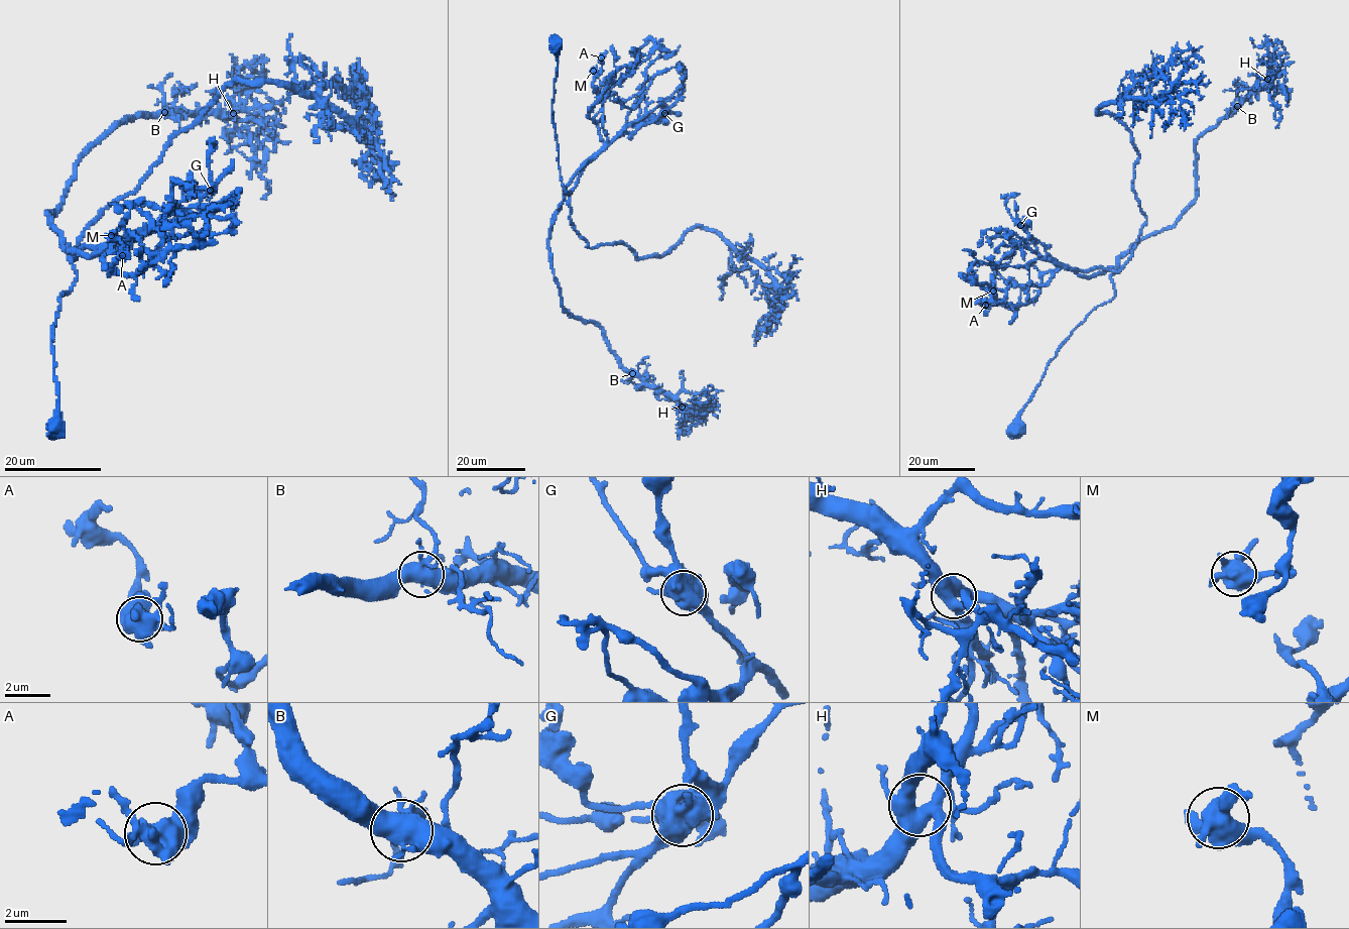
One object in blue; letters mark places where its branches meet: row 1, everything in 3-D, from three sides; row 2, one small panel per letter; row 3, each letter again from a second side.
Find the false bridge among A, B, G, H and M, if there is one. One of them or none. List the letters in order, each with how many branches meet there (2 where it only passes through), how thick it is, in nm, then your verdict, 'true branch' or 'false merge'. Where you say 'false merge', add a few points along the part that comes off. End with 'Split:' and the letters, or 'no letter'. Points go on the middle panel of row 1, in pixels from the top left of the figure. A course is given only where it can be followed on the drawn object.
A: branches 5; calibre 550 nm; true branch
B: branches 4; calibre 480 nm; true branch
G: branches 5; calibre 750 nm; false merge; course (664, 113), (585, 165), (572, 223), (590, 247), (639, 258), (714, 229), (782, 295), (754, 340)
H: branches 5; calibre 500 nm; true branch
M: branches 4; calibre 600 nm; true branch
Split: G

